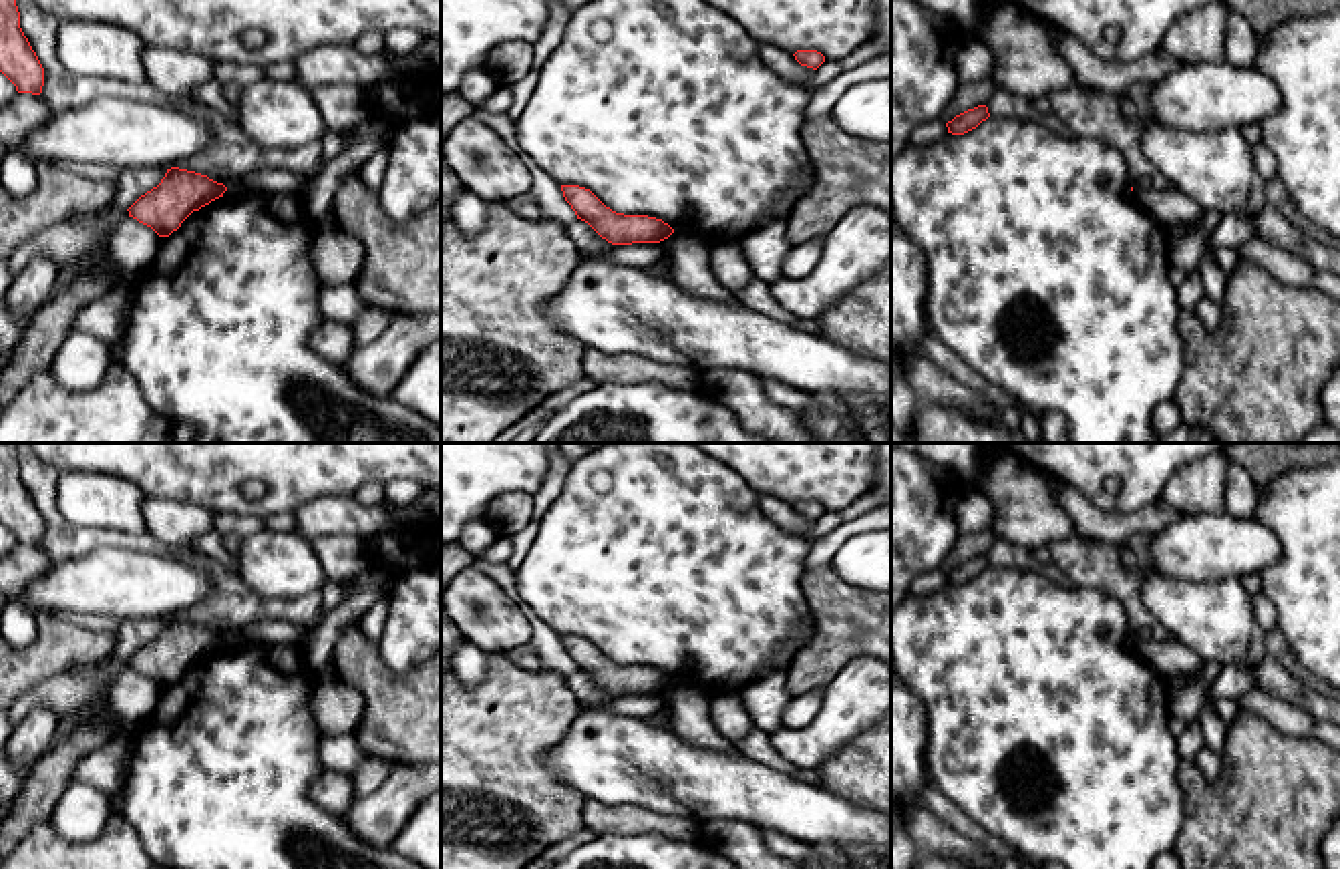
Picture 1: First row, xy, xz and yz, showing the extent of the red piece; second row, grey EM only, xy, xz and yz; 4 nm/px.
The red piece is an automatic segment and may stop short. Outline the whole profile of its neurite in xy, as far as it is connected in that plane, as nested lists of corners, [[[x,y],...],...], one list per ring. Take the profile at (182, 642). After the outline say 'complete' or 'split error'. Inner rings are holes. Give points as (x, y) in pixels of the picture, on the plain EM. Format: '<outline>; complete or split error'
[[[171,618],[157,638],[141,646],[127,662],[129,668],[169,688],[201,658],[223,648],[227,638],[207,626]]]; complete

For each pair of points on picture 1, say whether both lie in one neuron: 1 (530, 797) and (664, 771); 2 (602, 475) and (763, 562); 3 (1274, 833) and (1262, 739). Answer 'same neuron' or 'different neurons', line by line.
1: different neurons
2: same neuron
3: same neuron

